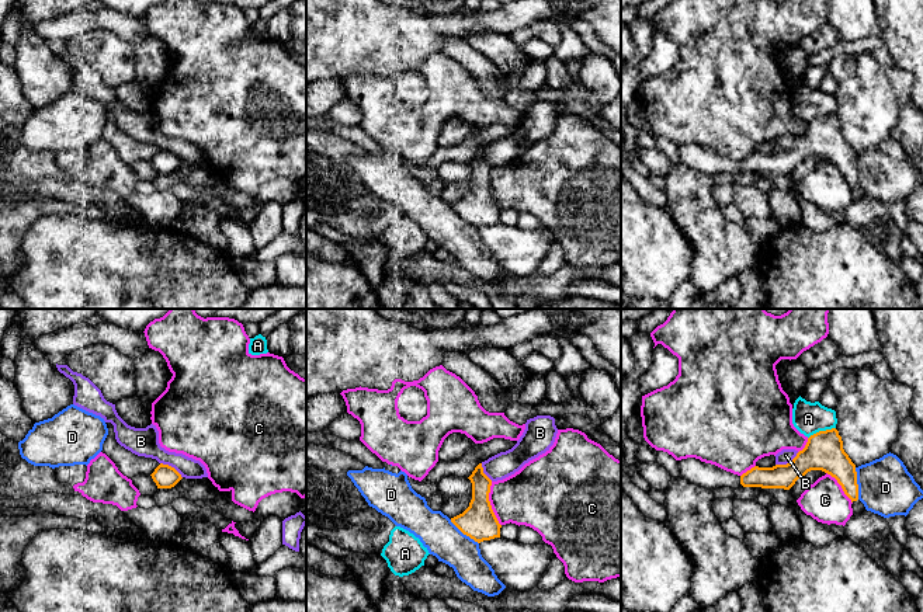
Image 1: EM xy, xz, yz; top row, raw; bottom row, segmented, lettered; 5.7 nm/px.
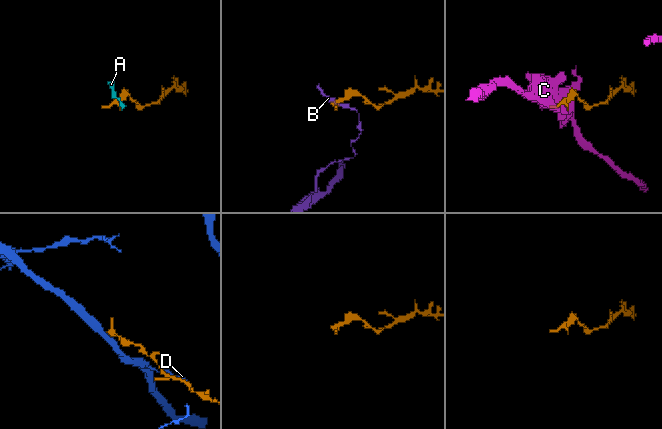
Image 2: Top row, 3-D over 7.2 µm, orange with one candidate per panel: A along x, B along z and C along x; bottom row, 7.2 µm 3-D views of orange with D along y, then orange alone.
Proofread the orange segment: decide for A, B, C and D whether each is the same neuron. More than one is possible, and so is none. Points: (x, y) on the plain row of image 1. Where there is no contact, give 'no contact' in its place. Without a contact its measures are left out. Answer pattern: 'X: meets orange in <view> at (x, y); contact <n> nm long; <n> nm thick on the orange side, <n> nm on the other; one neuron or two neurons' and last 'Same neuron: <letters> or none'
A: meets orange in yz at (821, 117); contact 170 nm long; 220 nm thick on the orange side, 180 nm on the other; two neurons
B: meets orange in yz at (787, 149); contact 150 nm long; 220 nm thick on the orange side, 80 nm on the other; two neurons
C: meets orange in xz at (489, 190); contact 260 nm long; 200 nm thick on the orange side, 320 nm on the other; two neurons
D: meets orange in yz at (856, 169); contact 190 nm long; 220 nm thick on the orange side, 320 nm on the other; two neurons
Same neuron: none

